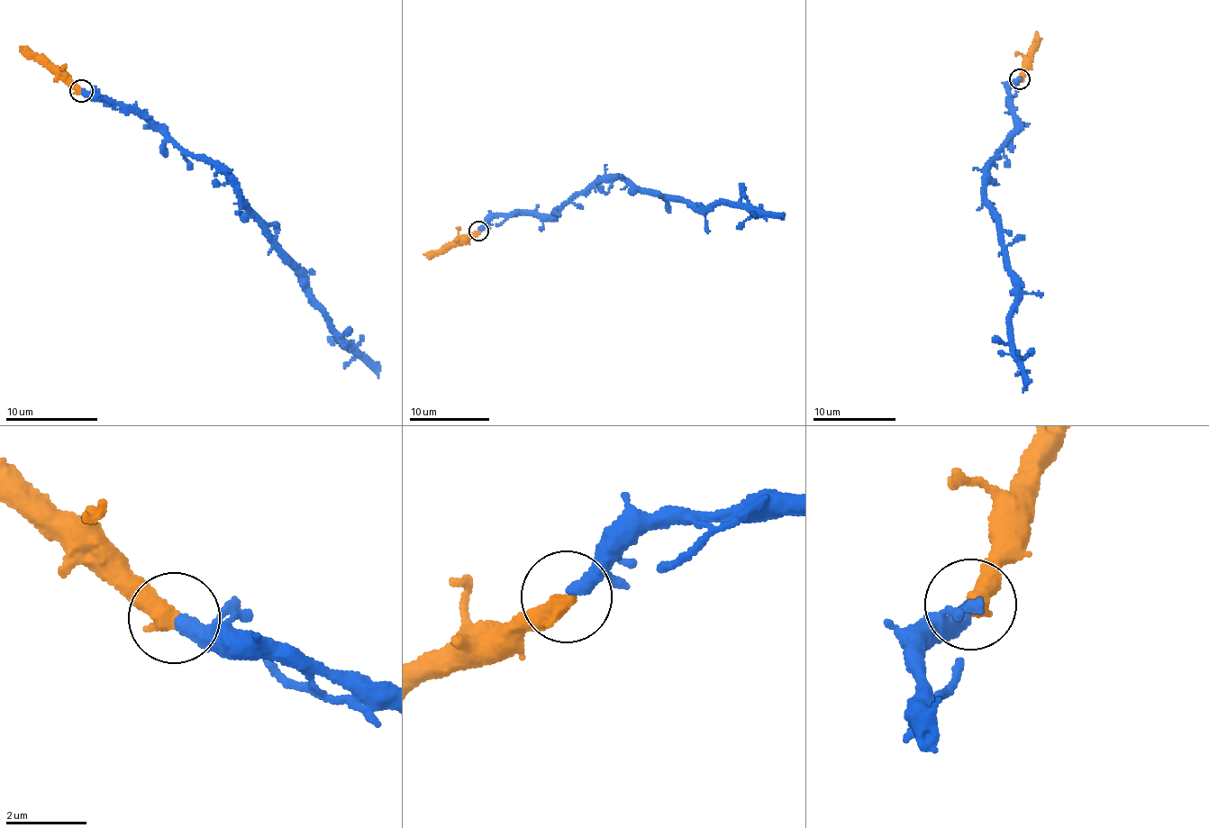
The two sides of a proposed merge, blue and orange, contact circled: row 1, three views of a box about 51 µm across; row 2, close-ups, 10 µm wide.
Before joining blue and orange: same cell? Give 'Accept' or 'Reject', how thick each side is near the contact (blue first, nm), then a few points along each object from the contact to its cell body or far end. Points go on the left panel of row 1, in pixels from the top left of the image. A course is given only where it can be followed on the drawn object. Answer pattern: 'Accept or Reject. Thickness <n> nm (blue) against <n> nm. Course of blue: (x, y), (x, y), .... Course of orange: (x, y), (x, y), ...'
Accept. Thickness 260 nm (blue) against 500 nm. Course of blue: (82, 92), (136, 106), (186, 151), (204, 155), (231, 186), (240, 205), (295, 271), (309, 300), (378, 377). Course of orange: (81, 91), (69, 86), (20, 47)

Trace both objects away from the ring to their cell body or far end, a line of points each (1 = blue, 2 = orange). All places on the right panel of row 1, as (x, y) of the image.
1: (1018, 79), (1009, 87), (1017, 124), (985, 185), (1005, 269), (1013, 279), (1016, 308), (1010, 318), (1022, 392)
2: (1020, 79), (1035, 47), (1036, 31)

